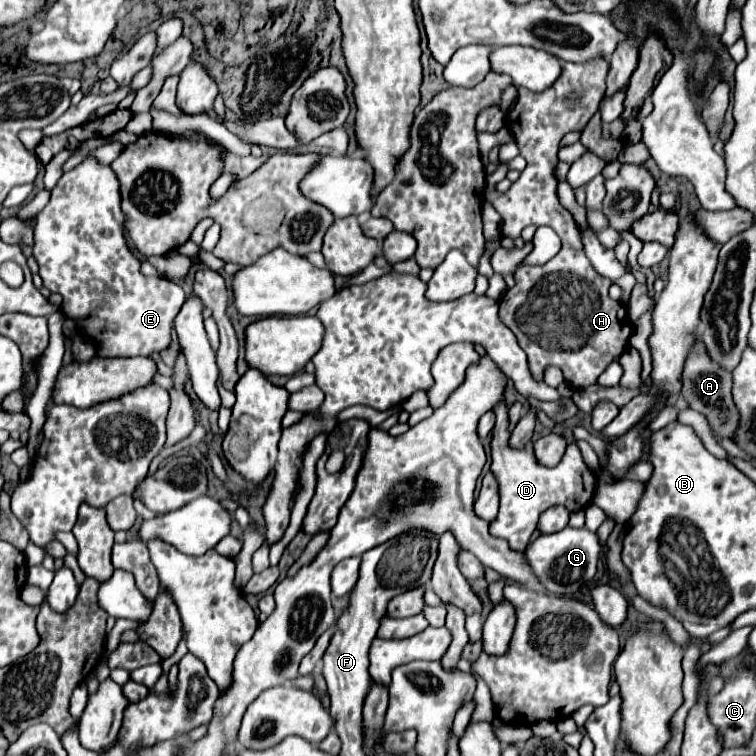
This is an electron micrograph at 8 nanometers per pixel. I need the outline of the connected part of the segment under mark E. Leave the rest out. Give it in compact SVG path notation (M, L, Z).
M87 156L77 168L73 168L71 172L63 174L57 182L57 186L51 190L51 200L47 202L47 206L37 214L35 218L35 246L33 246L33 258L39 264L39 276L43 280L43 286L49 288L51 292L59 292L63 296L63 314L73 318L75 322L83 324L83 332L89 338L95 338L97 344L97 354L99 356L149 356L151 352L161 352L169 346L171 340L171 328L173 328L173 318L177 316L177 312L181 310L183 302L185 302L185 292L181 290L181 286L177 286L171 280L163 280L159 276L149 276L145 278L139 272L141 262L133 256L133 252L127 248L125 236L123 236L123 224L125 224L125 216L121 212L121 194L119 194L119 180L115 176L115 172L111 170L111 166L103 166L97 158Z

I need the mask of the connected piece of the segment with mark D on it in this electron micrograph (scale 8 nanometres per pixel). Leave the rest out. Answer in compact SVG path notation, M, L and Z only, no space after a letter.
M499 402L493 408L493 412L497 414L497 422L495 422L493 440L491 440L491 458L493 458L491 472L495 474L495 478L499 478L501 506L495 522L489 524L489 534L497 538L505 538L513 550L525 552L525 548L529 546L529 538L537 528L537 520L541 512L551 506L565 506L569 512L585 510L593 502L597 478L583 462L581 450L575 442L567 444L567 450L559 460L559 464L551 468L537 462L533 444L527 444L525 448L511 448L507 406Z

